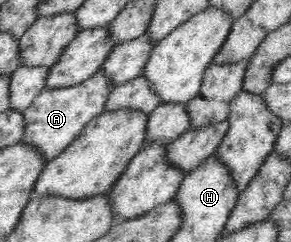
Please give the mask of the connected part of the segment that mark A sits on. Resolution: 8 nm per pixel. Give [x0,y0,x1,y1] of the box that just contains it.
[23,70,115,159]

